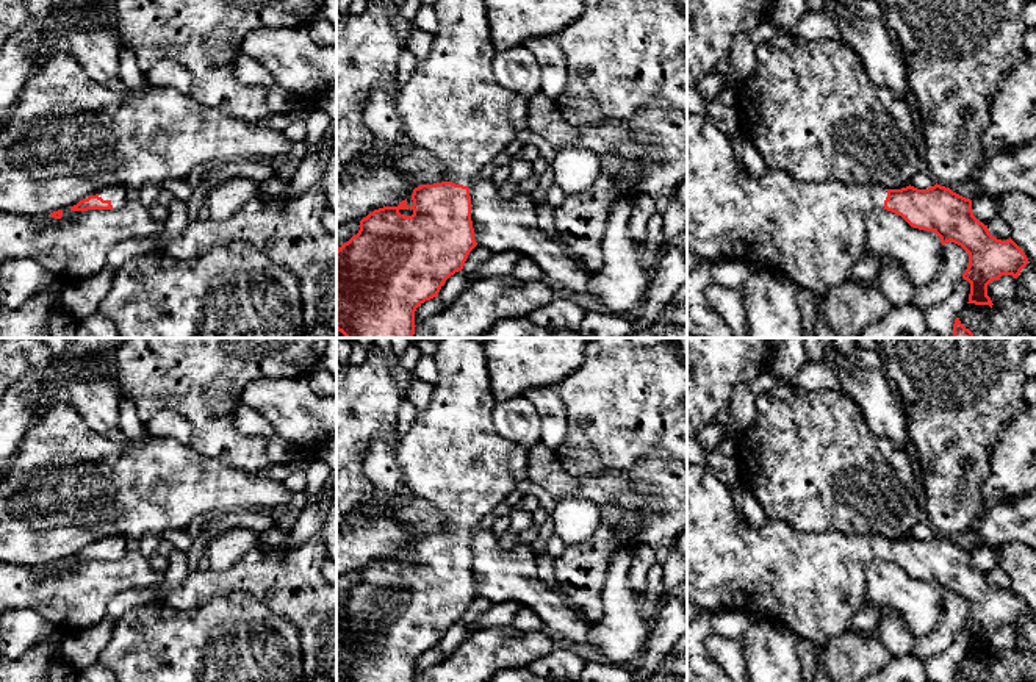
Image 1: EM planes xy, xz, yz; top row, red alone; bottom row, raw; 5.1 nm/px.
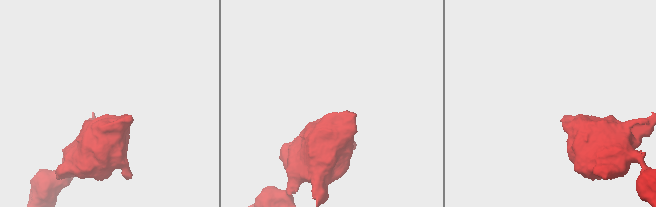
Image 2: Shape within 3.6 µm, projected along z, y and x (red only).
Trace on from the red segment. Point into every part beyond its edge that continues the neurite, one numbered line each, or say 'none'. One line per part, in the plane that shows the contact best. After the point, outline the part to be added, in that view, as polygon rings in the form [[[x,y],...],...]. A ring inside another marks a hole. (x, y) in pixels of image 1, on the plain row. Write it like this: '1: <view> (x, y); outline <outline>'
1: xy (116, 545); outline [[[116,535],[116,537],[106,537],[99,543],[99,547],[103,551],[110,551],[113,558],[119,558],[125,551],[125,538]]]

